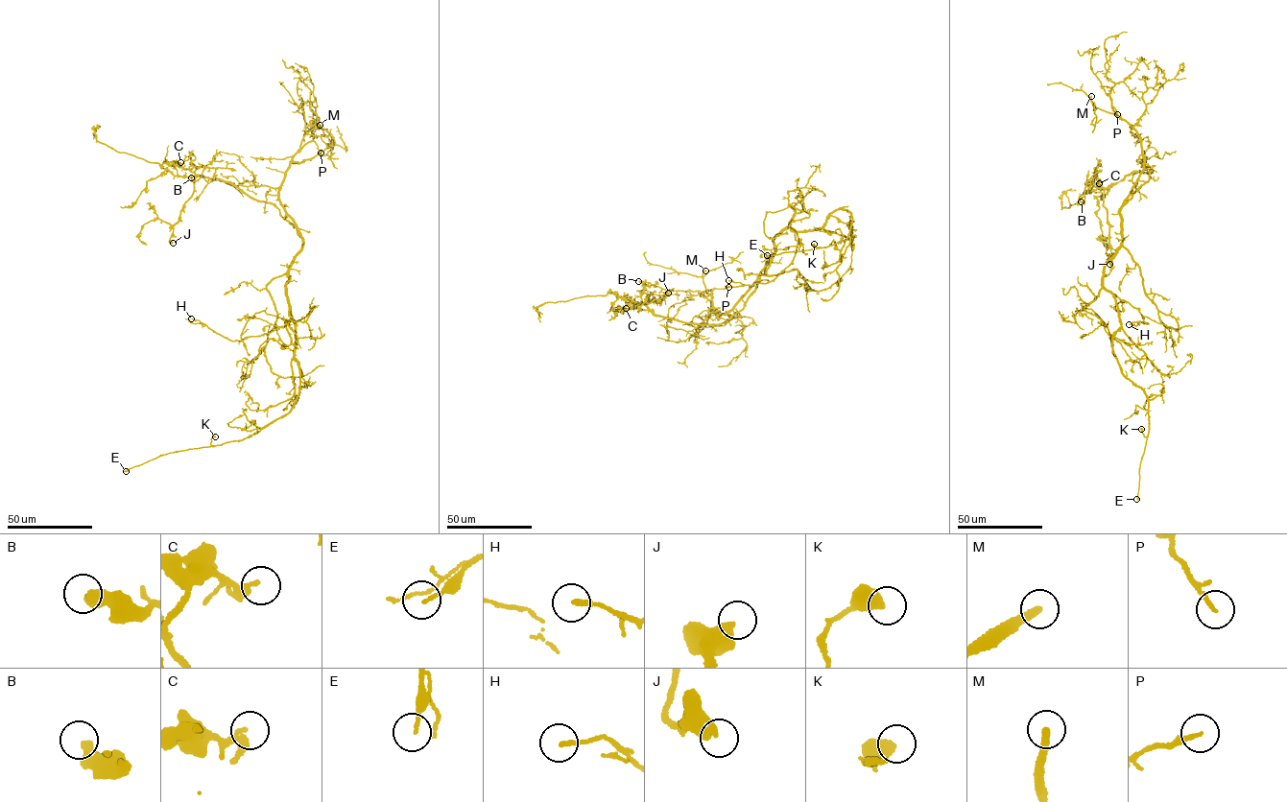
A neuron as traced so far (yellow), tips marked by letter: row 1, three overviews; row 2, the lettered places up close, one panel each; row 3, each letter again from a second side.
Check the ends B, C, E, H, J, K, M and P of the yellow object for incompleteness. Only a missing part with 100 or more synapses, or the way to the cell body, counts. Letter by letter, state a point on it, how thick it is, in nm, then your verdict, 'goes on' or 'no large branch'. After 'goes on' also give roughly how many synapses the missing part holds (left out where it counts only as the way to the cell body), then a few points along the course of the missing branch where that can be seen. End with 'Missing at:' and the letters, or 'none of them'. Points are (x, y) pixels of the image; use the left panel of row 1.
B: place (191, 177); calibre 280 nm; no large branch
C: place (180, 162); calibre 140 nm; no large branch
E: place (126, 471); calibre 120 nm; no large branch
H: place (191, 318); calibre 170 nm; no large branch
J: place (173, 243); calibre 550 nm; no large branch
K: place (215, 436); calibre 550 nm; no large branch
M: place (320, 125); calibre 280 nm; goes on
P: place (321, 153); calibre 140 nm; no large branch
Missing at: M

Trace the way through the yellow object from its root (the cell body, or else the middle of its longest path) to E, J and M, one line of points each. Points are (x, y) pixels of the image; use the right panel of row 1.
E: (1120, 246), (1105, 264), (1103, 288), (1115, 299), (1120, 324), (1112, 353), (1149, 404), (1136, 499)
J: (1120, 246), (1120, 208), (1148, 180), (1152, 170), (1134, 172), (1104, 190), (1112, 262), (1109, 264)
M: (1120, 246), (1120, 208), (1143, 169), (1144, 155), (1141, 140), (1134, 129), (1120, 117), (1094, 107), (1091, 96)

